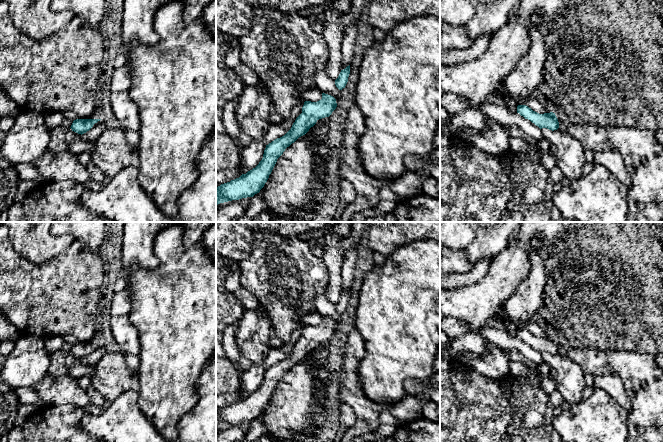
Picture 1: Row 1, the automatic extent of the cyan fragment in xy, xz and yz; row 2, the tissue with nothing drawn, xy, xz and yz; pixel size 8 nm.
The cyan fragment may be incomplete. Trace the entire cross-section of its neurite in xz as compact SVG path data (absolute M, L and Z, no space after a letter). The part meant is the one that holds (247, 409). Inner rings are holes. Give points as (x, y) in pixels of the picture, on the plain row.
M322 317L322 323L317 326L305 325L302 337L296 342L291 353L284 360L266 369L263 382L255 392L216 411L216 430L232 424L253 421L259 417L285 373L305 359L319 343L329 341L336 331L336 323L325 317Z

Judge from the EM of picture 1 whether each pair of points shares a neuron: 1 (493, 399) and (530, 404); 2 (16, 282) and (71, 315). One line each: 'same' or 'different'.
1: different
2: same

